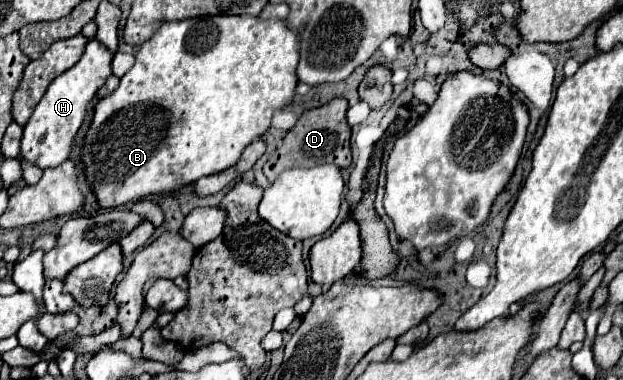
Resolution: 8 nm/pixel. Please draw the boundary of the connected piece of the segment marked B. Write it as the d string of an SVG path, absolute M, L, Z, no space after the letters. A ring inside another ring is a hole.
M202 16L202 18L164 22L154 32L154 36L138 48L136 62L132 70L120 78L118 88L106 98L98 100L98 104L94 106L92 124L84 136L80 160L84 164L88 186L96 194L98 206L110 210L128 202L138 202L146 196L160 196L160 194L176 192L186 184L194 184L202 176L210 176L216 172L224 172L224 168L232 168L236 160L240 160L244 148L270 128L270 120L274 112L282 110L284 106L292 102L294 90L298 84L298 78L296 78L298 56L300 56L298 54L298 30L288 28L288 24L282 20L260 20L260 18L250 18L250 16Z

